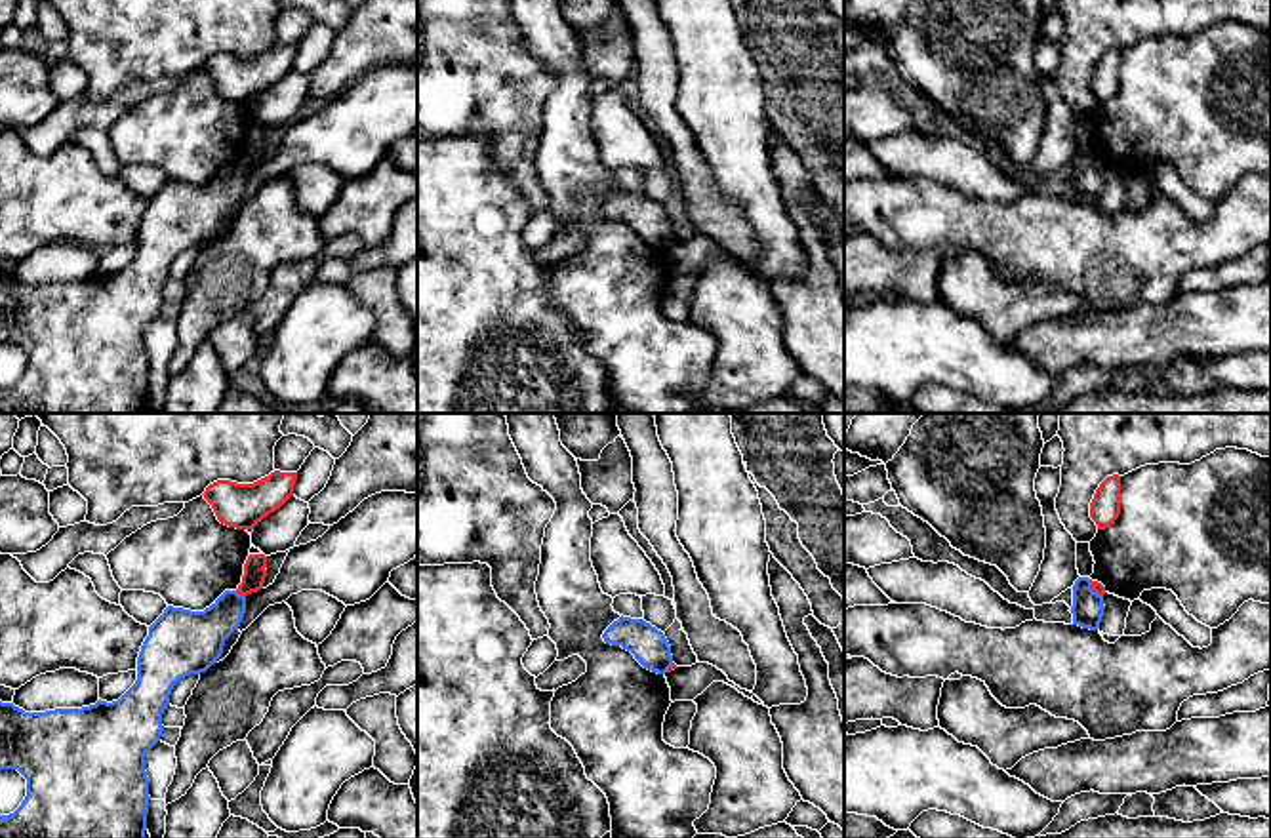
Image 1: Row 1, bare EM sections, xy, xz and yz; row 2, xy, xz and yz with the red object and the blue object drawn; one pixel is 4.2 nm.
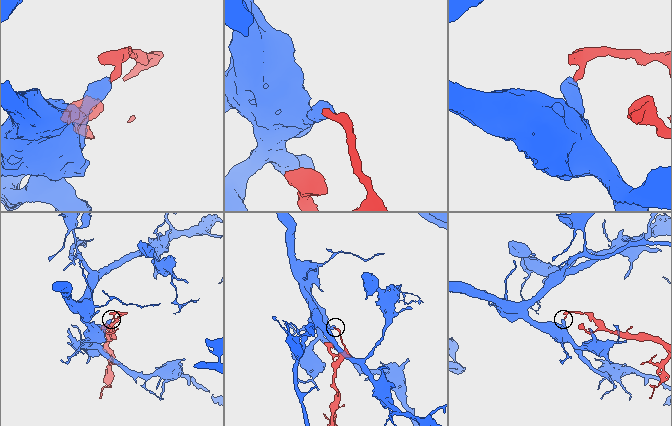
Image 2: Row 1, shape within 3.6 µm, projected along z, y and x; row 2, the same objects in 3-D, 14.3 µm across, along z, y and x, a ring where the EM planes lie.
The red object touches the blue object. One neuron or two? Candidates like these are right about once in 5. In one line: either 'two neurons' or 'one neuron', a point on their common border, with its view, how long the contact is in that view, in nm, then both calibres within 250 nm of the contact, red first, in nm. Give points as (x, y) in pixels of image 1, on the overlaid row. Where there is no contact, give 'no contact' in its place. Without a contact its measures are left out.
two neurons | xy (241, 593) | 50 nm | 100/200 nm

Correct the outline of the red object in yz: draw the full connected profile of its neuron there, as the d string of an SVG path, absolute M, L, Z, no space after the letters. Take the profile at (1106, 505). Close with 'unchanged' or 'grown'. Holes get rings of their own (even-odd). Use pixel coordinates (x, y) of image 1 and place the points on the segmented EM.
M1107 476L1094 493L1090 503L1090 518L1098 529L1105 529L1115 524L1120 514L1120 476Z; unchanged

